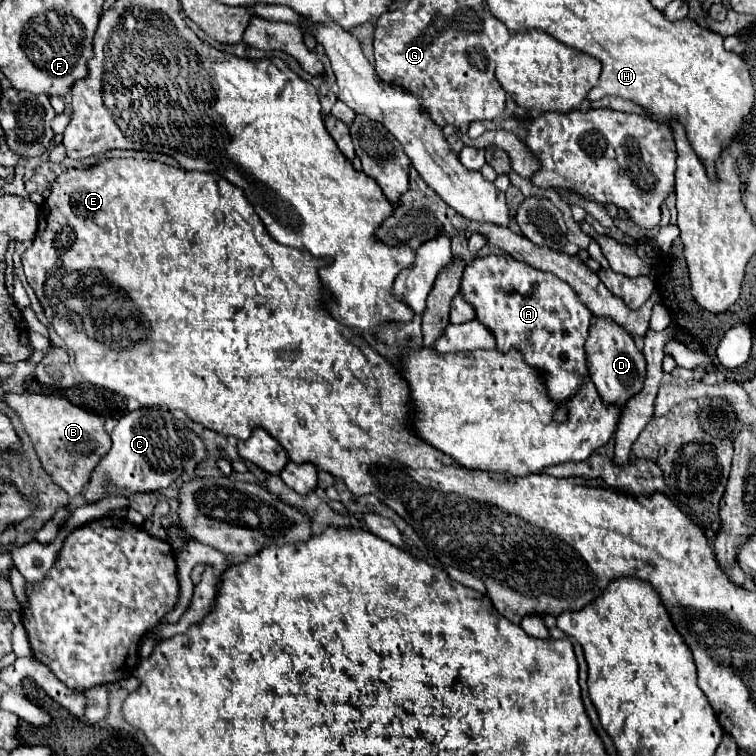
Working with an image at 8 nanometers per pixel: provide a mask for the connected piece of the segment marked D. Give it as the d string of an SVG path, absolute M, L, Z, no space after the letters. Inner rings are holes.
M594 315L594 321L590 321L586 355L586 361L590 365L590 377L606 403L626 403L642 389L642 379L646 373L644 357L634 345L630 333L626 333L620 325L614 325L614 321L610 321L608 317Z

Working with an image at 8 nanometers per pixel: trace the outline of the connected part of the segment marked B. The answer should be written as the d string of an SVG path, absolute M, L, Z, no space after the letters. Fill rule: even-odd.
M6 393L2 401L18 413L28 437L32 439L36 455L42 461L42 467L52 477L52 481L66 489L70 497L80 495L84 485L90 481L92 469L110 449L110 437L104 431L104 419L72 405L62 397L52 395Z

